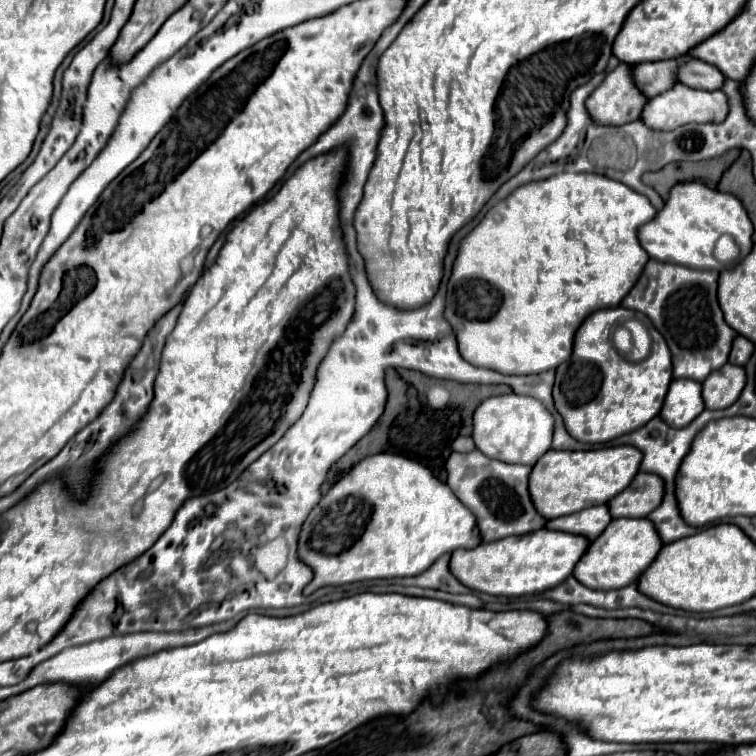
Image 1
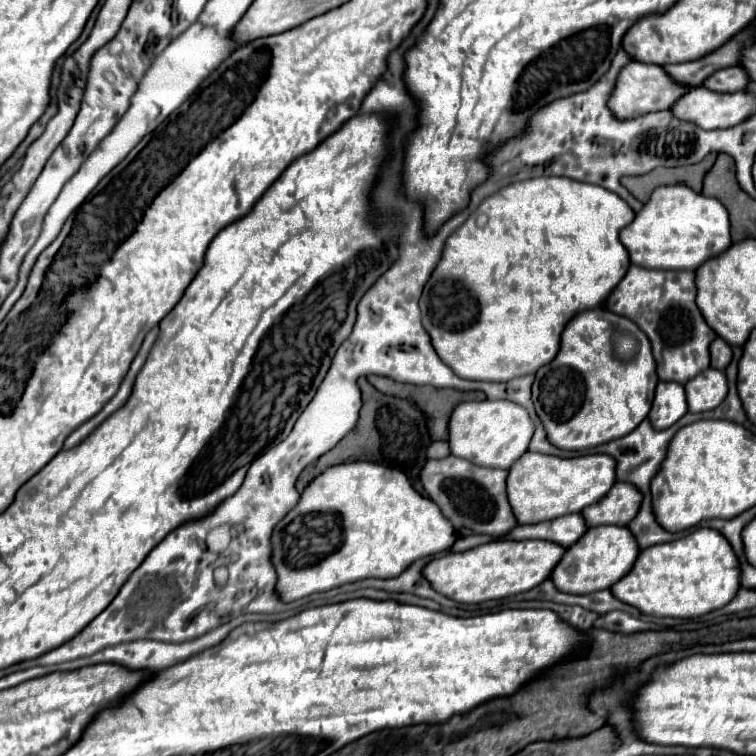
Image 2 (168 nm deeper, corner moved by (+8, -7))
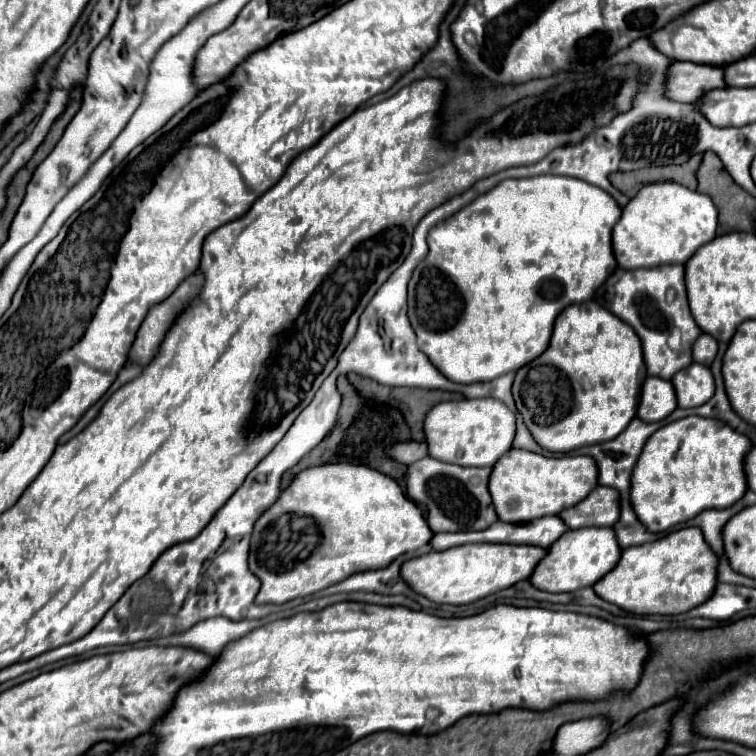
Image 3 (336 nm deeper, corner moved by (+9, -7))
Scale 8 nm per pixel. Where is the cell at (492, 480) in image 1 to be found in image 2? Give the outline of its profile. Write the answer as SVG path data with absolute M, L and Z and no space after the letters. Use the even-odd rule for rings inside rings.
M448 455L444 459L428 459L420 471L420 481L428 497L438 503L440 511L446 513L458 537L484 533L484 535L506 535L516 527L508 497L506 497L506 471L474 465L466 459Z

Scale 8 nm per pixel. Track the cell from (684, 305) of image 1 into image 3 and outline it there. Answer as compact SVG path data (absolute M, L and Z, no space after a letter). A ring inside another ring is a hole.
M665 265L653 269L617 269L599 289L597 297L603 307L629 323L641 343L647 373L661 379L673 379L675 373L693 363L693 343L703 333L695 323L685 289L685 267ZM607 297L607 305L605 305Z

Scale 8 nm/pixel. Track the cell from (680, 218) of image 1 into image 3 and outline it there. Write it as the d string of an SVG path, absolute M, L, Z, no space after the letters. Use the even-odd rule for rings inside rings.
M665 181L645 185L625 207L613 227L613 253L619 267L659 267L665 263L687 263L699 247L717 237L719 211L709 195L691 191L679 183Z

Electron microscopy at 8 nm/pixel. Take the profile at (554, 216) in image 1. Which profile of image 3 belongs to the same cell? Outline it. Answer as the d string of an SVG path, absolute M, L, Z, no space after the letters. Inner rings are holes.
M539 175L539 177L525 177L525 179L505 179L485 195L479 195L473 203L463 207L453 217L445 219L433 231L429 233L429 255L427 259L417 267L409 281L409 319L417 335L419 349L431 359L439 371L455 381L455 383L479 383L479 381L493 381L505 373L513 373L521 369L525 363L531 363L541 353L547 351L553 323L557 315L573 305L573 303L585 303L589 301L595 291L607 281L607 277L617 269L617 261L611 247L611 231L613 225L619 221L621 209L619 203L609 197L605 191L601 191L595 185L589 185L575 177L555 177L555 175Z

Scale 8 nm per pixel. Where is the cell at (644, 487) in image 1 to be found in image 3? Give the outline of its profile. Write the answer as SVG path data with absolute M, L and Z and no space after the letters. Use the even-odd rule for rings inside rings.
M597 487L589 499L577 503L577 507L569 507L559 517L567 523L569 529L581 527L613 527L617 517L621 515L619 507L619 491L613 487Z

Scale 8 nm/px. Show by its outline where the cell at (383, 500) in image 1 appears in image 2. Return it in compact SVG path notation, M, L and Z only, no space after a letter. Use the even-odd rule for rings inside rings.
M366 461L332 465L312 479L312 483L300 493L298 503L284 519L276 523L272 531L272 565L278 575L276 595L284 603L290 603L294 599L368 577L398 577L416 559L448 551L454 541L456 533L450 521L432 499L414 491L408 477L400 469Z

